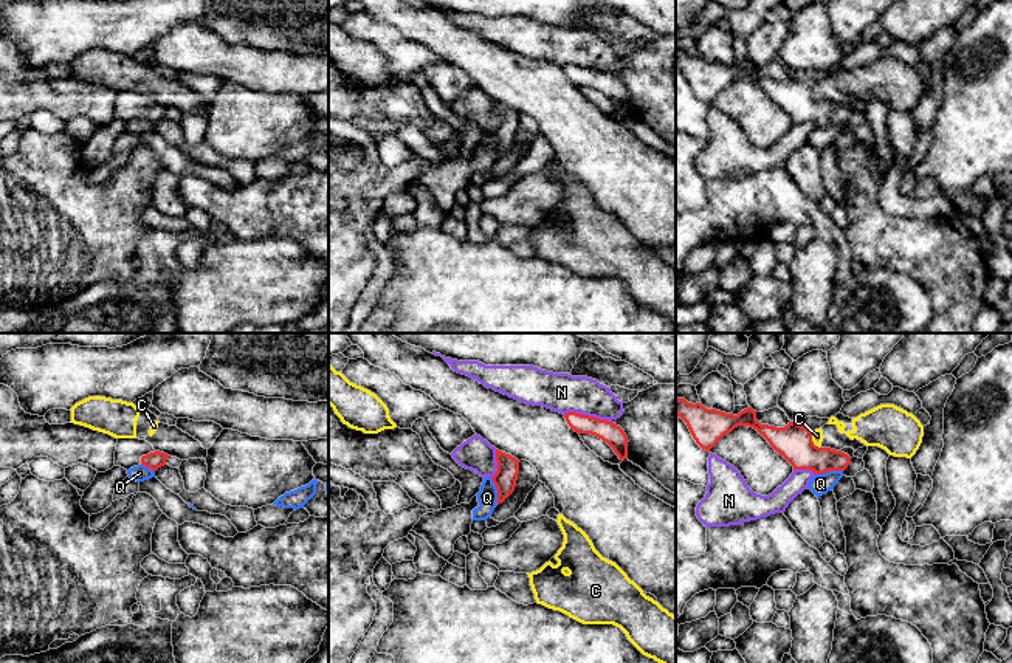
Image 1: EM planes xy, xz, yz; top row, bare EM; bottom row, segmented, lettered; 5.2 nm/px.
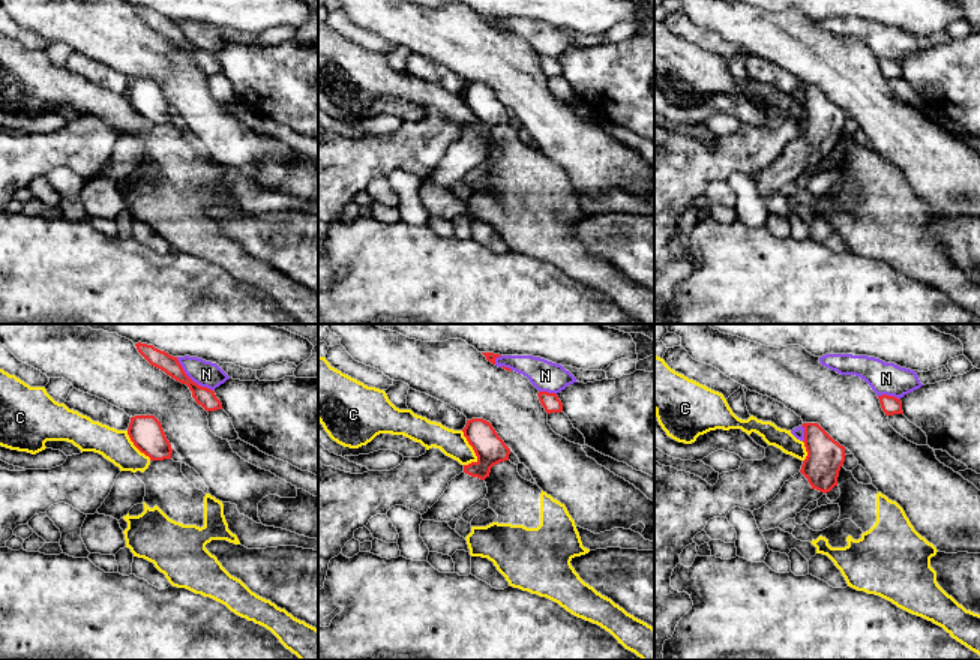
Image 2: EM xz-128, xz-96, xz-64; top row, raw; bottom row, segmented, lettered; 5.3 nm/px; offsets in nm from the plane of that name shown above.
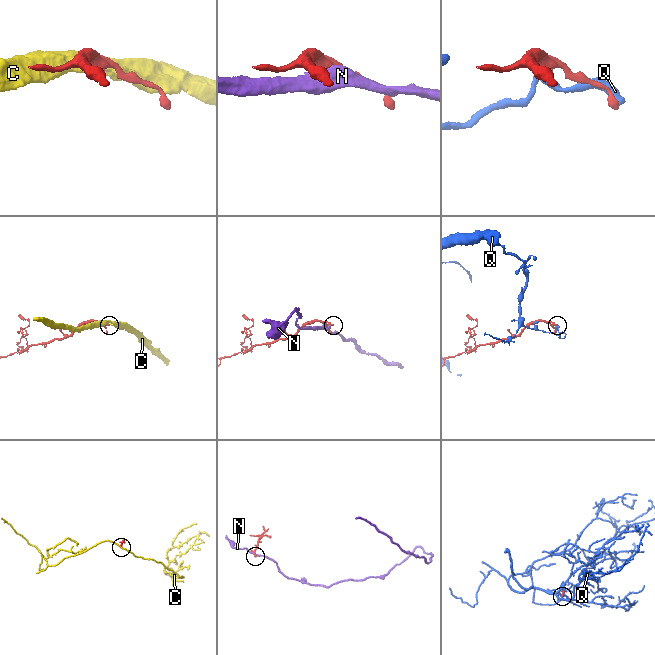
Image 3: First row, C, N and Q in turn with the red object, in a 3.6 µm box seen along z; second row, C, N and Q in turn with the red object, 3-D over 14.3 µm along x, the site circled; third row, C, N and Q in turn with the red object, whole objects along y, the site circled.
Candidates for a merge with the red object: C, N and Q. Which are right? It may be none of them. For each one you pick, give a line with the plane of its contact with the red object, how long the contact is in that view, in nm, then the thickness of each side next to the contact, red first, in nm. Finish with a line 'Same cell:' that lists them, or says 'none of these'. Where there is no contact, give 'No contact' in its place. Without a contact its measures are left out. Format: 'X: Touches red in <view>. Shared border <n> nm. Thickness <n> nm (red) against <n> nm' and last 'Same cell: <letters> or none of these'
Same cell: none of these

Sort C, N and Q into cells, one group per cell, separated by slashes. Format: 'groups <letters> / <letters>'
groups C / N / Q

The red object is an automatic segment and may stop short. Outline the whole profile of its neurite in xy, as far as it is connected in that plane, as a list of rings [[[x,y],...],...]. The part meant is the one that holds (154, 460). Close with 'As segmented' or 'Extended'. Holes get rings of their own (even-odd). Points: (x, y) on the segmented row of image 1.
[[[118,438],[115,451],[115,466],[130,469],[138,465],[144,465],[152,471],[166,465],[170,455],[155,451],[150,443],[139,438]]]. Extended

